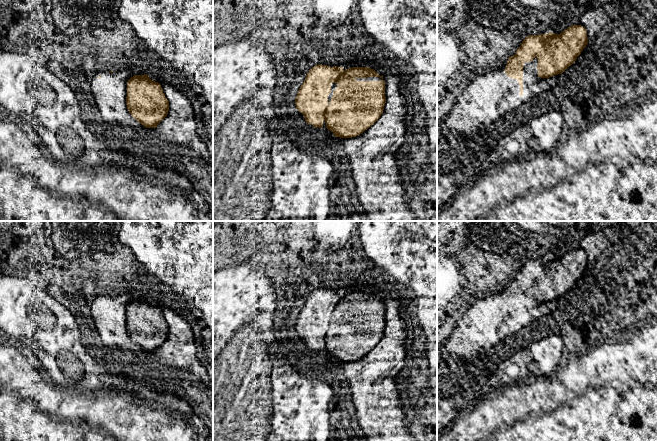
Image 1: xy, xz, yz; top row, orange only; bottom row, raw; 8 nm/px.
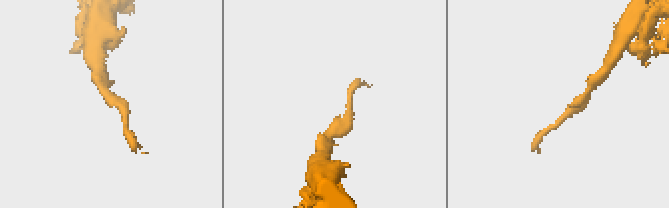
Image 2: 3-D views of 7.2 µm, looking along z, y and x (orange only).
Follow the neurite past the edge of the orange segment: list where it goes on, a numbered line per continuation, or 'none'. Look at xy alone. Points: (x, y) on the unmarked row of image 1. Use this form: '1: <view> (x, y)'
1: xy (183, 328)

